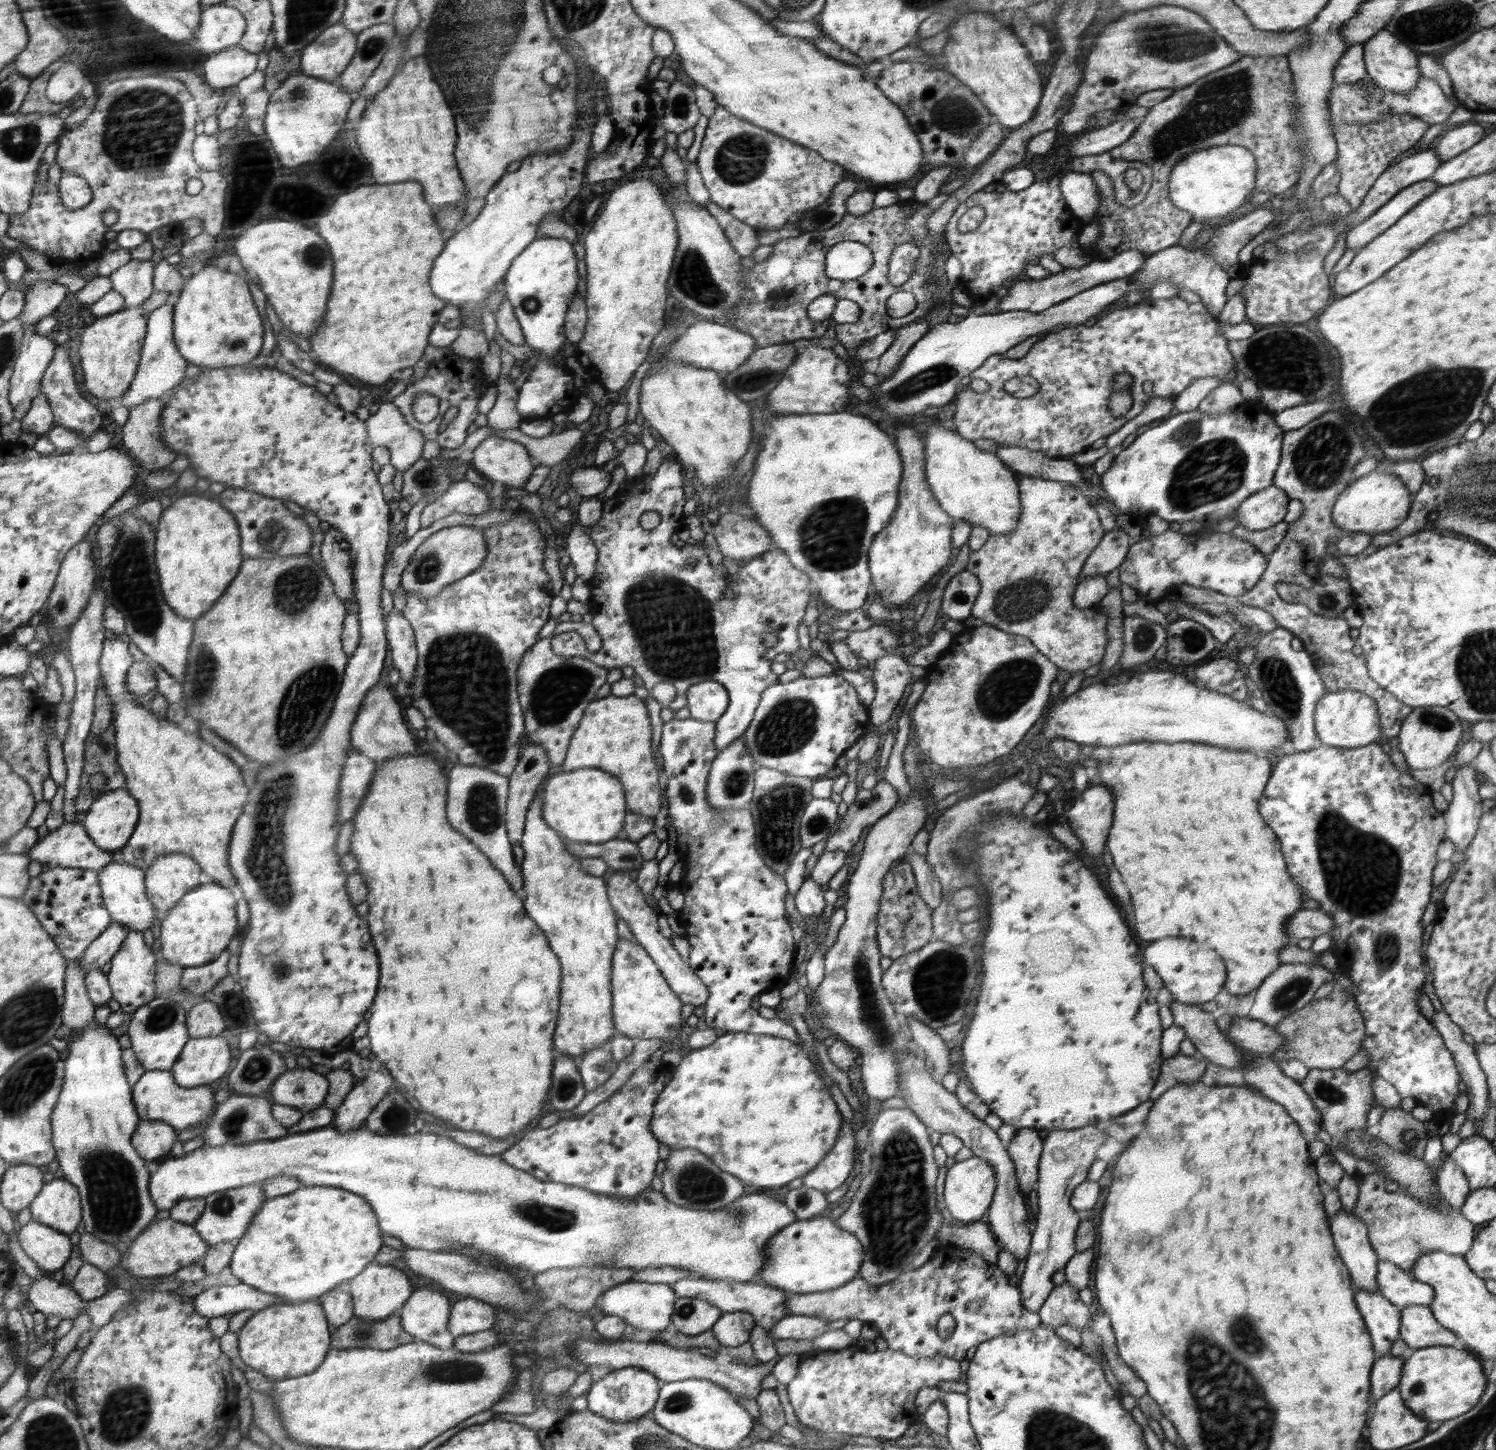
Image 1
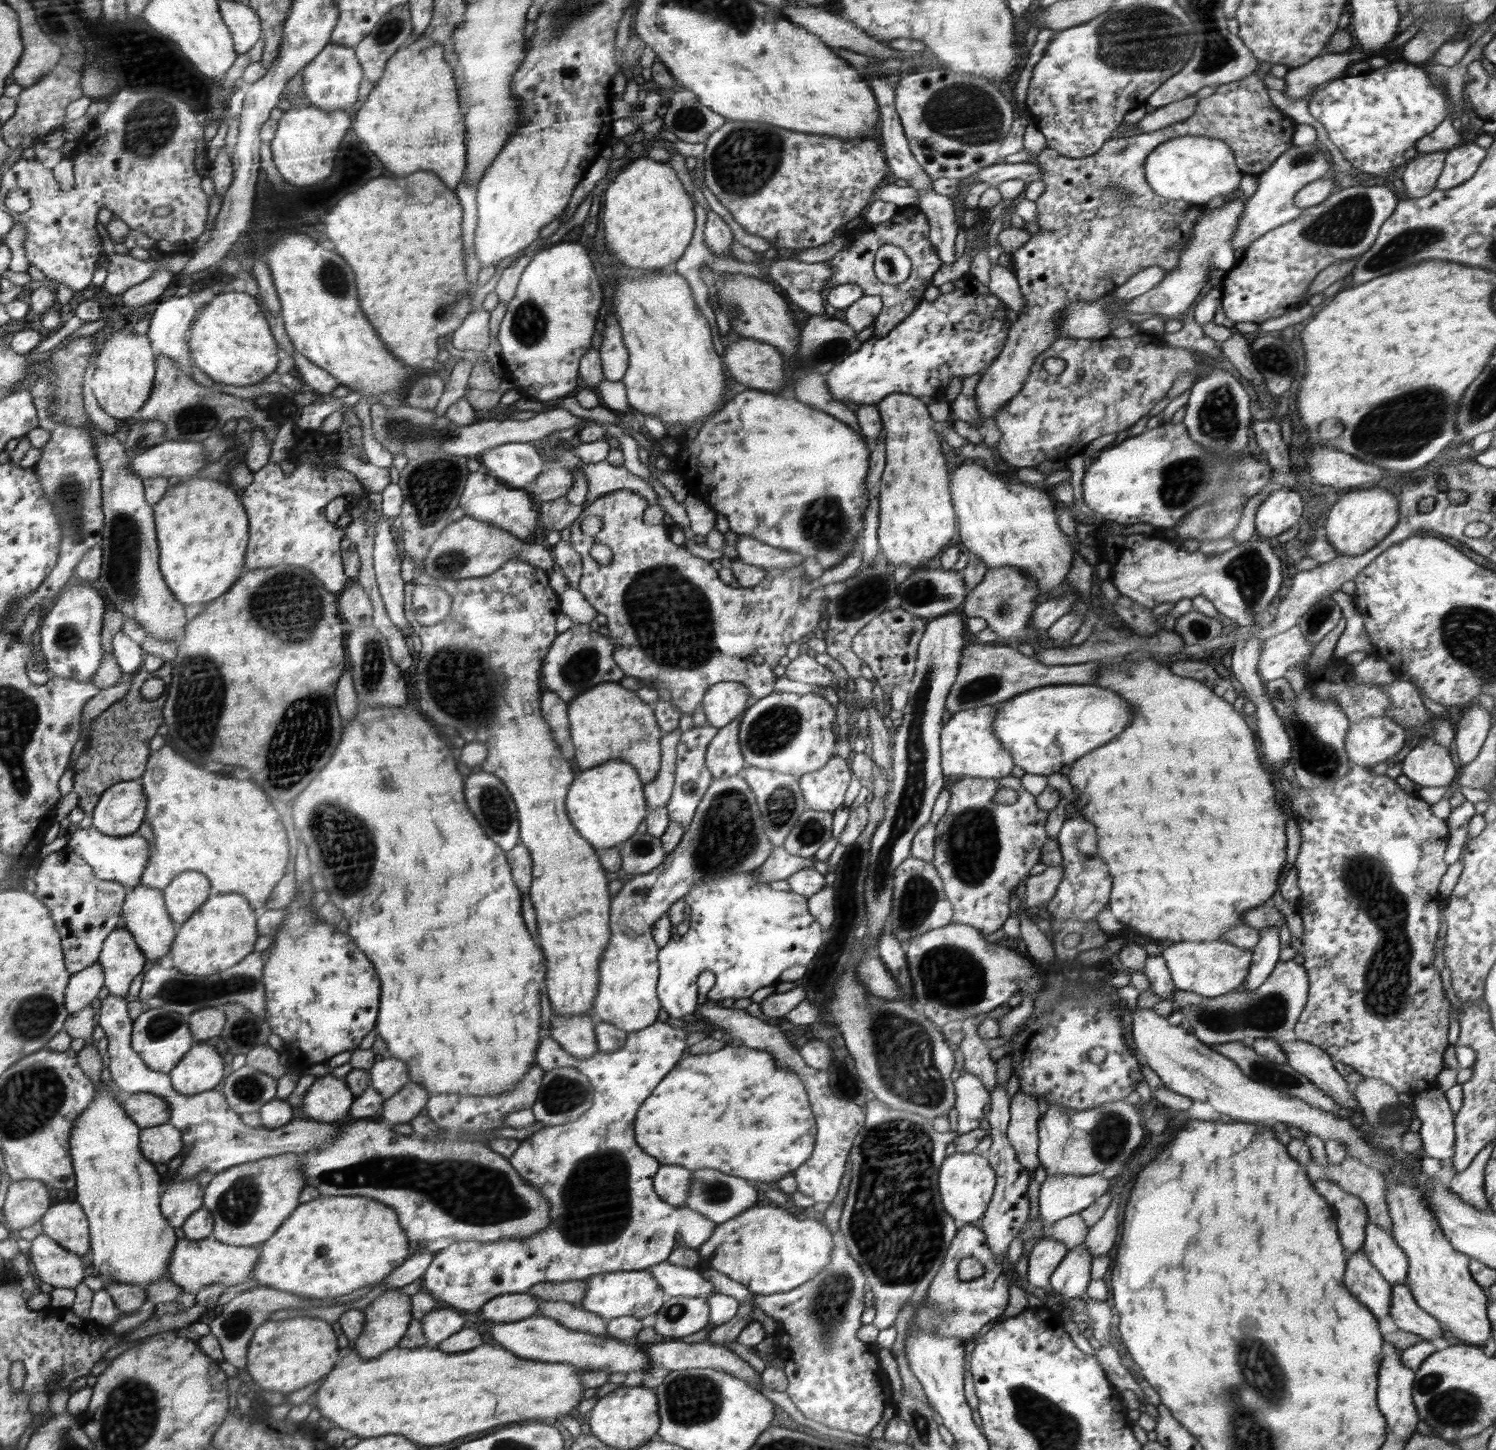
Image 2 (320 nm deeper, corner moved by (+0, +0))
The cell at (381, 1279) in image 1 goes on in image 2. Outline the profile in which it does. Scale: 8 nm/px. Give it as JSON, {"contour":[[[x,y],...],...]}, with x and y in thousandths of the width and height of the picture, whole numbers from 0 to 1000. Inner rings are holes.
{"contour":[[[262,888],[250,896],[245,901],[243,906],[245,906],[245,914],[236,928],[243,937],[251,937],[252,934],[255,934],[256,932],[266,928],[272,916],[276,912],[275,894],[267,892],[267,889]]]}

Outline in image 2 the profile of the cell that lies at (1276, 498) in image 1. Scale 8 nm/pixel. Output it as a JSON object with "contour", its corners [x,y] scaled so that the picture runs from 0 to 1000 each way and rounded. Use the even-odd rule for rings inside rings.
{"contour":[[[852,338],[840,353],[840,368],[844,372],[854,370],[868,360],[871,348],[867,339]]]}

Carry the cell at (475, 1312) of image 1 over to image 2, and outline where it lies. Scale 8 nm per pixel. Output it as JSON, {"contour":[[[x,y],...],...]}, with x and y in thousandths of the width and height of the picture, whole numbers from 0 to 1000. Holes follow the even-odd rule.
{"contour":[[[354,890],[334,893],[327,897],[320,903],[320,908],[330,912],[345,912],[359,906],[361,897]]]}

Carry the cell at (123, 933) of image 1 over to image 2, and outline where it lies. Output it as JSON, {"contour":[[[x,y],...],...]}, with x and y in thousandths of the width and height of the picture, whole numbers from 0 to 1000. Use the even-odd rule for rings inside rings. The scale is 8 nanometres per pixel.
{"contour":[[[68,664],[63,666],[55,670],[48,673],[45,683],[45,699],[49,700],[63,692],[68,683],[70,683],[72,672]]]}

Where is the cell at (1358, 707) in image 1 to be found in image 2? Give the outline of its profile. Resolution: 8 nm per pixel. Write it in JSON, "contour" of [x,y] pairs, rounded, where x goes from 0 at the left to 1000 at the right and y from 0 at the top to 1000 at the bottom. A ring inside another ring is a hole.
{"contour":[[[928,494],[902,498],[898,516],[903,526],[919,528],[930,523],[940,514],[939,502]]]}

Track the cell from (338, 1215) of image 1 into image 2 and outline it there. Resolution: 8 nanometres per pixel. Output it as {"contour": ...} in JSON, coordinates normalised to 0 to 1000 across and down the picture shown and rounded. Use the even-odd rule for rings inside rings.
{"contour":[[[215,825],[208,828],[206,830],[200,830],[201,833],[195,837],[194,840],[191,841],[191,844],[189,844],[186,849],[184,849],[180,854],[177,855],[173,859],[173,870],[171,871],[170,876],[168,879],[168,881],[170,882],[174,887],[182,888],[186,890],[195,891],[201,894],[206,894],[207,896],[230,894],[234,892],[237,890],[241,890],[243,887],[247,887],[247,886],[253,886],[255,881],[261,879],[261,877],[264,877],[265,874],[269,874],[271,866],[273,866],[273,855],[271,855],[272,850],[267,844],[267,838],[263,836],[262,833],[259,833],[258,830],[255,830],[253,828],[245,826],[245,825]]]}

